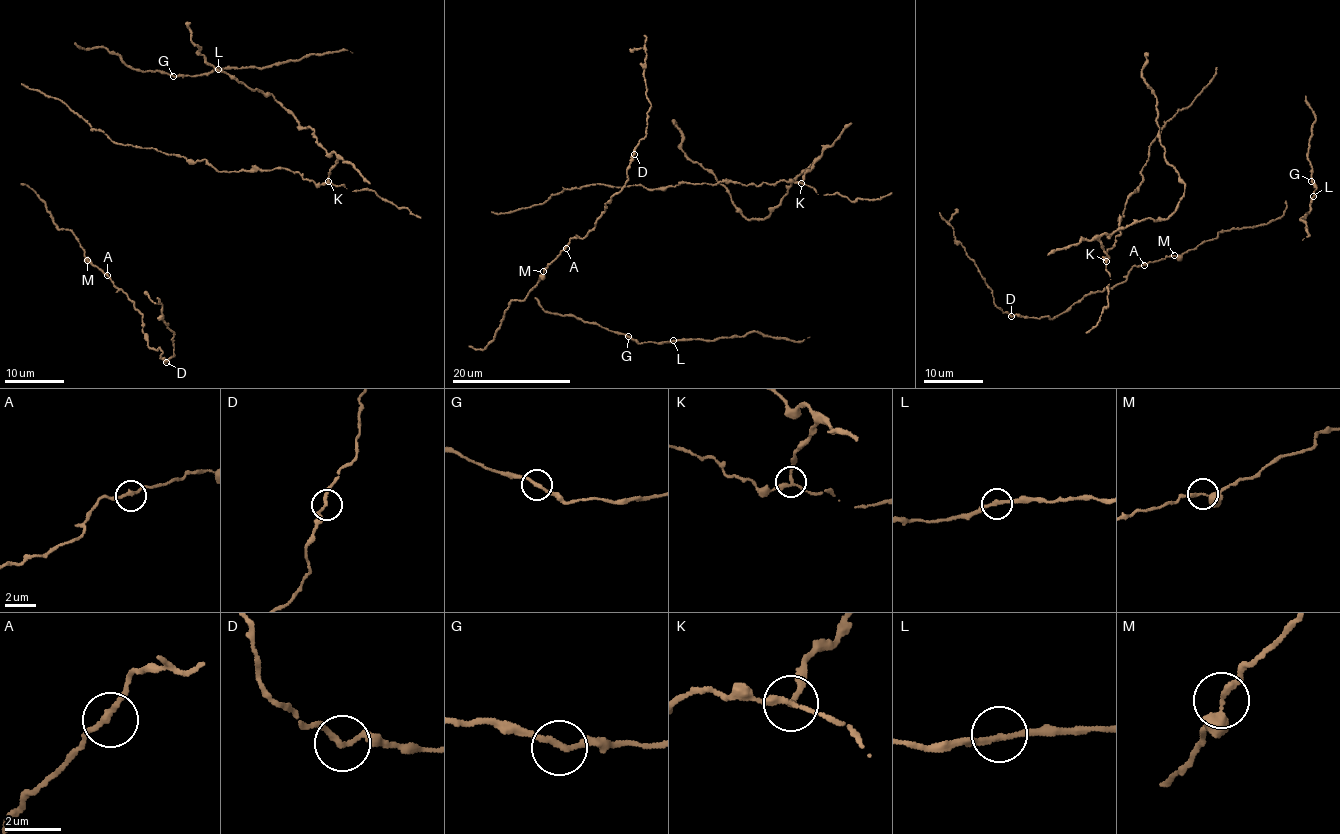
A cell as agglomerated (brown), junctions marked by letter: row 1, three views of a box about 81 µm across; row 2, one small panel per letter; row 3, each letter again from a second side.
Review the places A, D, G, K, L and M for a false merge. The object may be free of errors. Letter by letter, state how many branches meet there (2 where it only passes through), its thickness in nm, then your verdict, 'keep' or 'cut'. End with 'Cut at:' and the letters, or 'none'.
A: 2 | 200 nm | keep
D: 2 | 190 nm | keep
G: 2 | 190 nm | keep
K: 3 | 190 nm | cut
L: 2 | 190 nm | keep
M: 3 | 240 nm | keep
Cut at: K

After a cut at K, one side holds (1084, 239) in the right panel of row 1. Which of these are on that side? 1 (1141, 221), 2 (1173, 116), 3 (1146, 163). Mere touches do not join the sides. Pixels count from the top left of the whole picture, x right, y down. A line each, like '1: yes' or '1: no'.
1: yes
2: no
3: no

